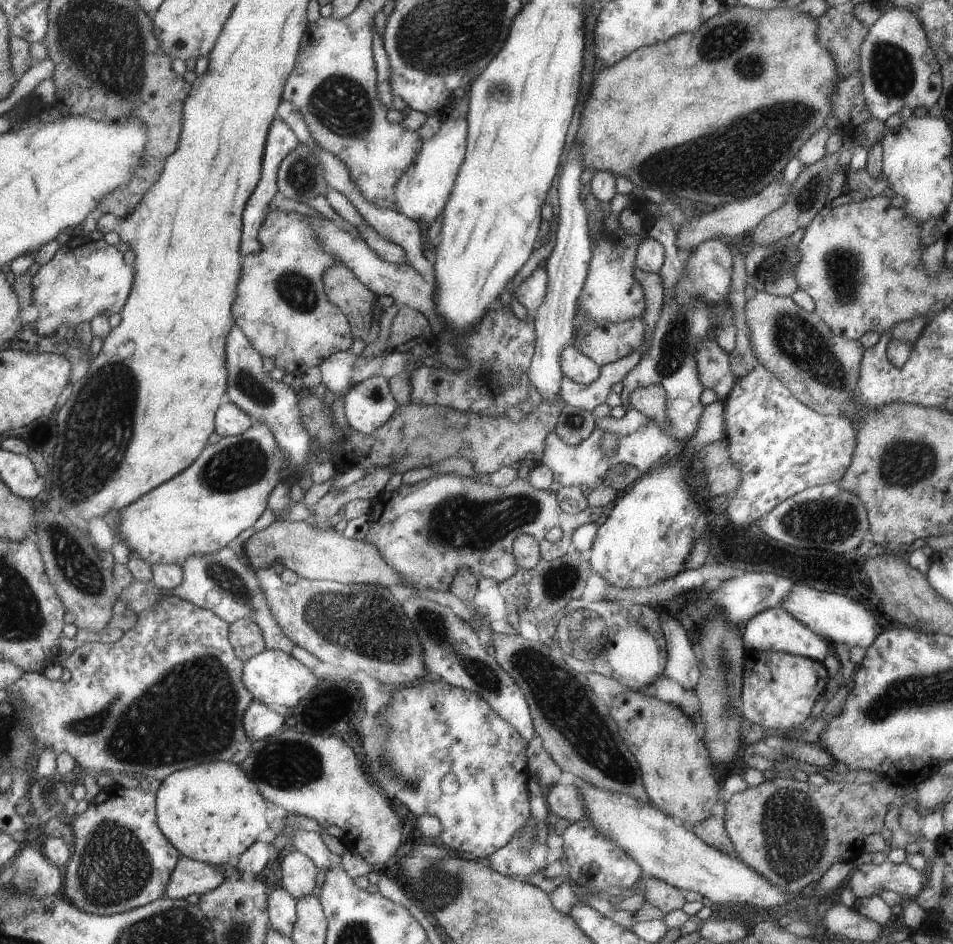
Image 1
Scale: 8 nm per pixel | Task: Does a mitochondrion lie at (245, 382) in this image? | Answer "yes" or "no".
yes

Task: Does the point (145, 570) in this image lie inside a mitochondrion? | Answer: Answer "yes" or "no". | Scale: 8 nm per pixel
no

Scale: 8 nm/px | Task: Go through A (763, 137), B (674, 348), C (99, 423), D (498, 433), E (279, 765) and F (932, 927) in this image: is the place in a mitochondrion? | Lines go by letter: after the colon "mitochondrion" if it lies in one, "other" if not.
A: mitochondrion
B: mitochondrion
C: mitochondrion
D: other
E: mitochondrion
F: other

